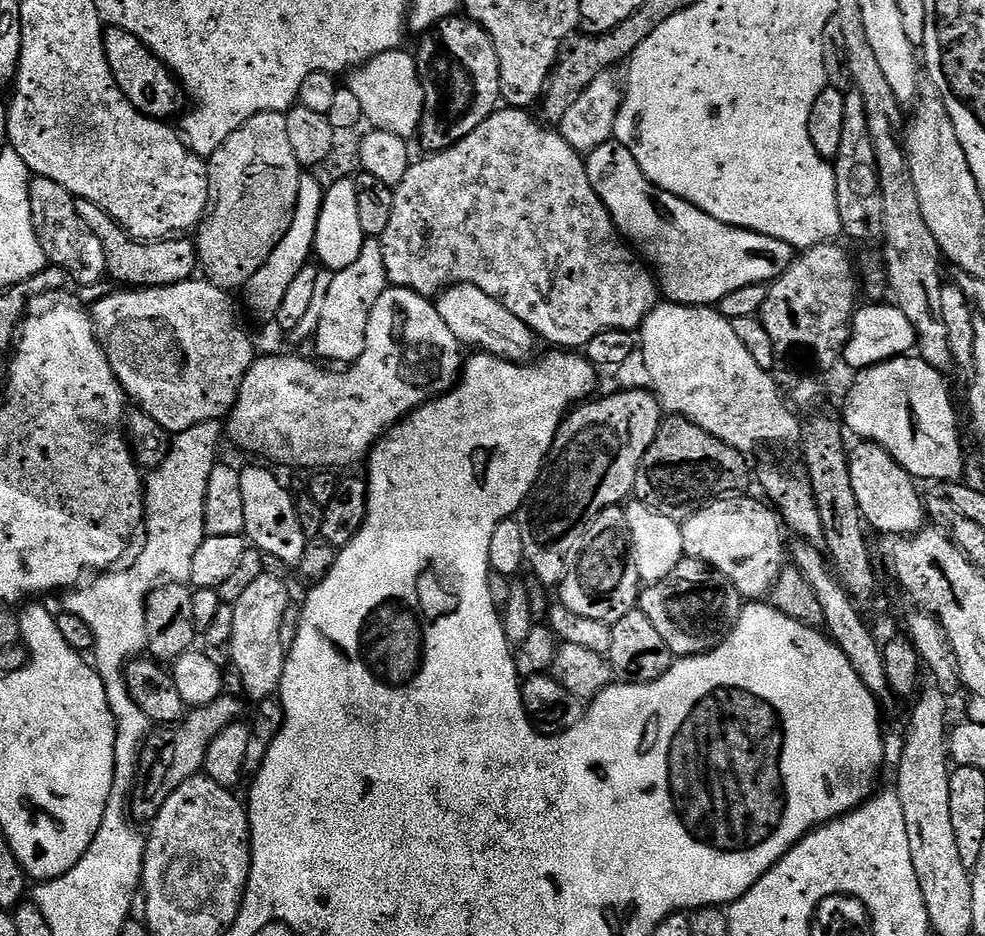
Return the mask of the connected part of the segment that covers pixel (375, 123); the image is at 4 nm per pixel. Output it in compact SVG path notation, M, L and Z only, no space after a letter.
M397 50L395 52L383 52L374 58L370 58L359 68L353 68L347 73L346 86L354 92L359 99L364 111L363 119L370 122L372 128L382 128L387 132L393 132L405 138L412 138L420 131L420 119L424 113L424 90L420 75L416 69L416 57L411 51Z

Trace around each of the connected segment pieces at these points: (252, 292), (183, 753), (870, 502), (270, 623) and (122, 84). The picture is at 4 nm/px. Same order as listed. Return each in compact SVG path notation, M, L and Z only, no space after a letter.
M301 173L298 186L298 204L295 206L294 219L290 229L281 242L271 251L269 258L258 268L250 281L244 284L242 295L249 310L260 318L275 319L291 283L298 278L298 273L311 261L317 236L318 218L321 216L321 206L324 201L324 184L314 178L313 173Z
M221 694L212 704L202 704L185 711L184 719L174 724L160 726L144 741L140 753L140 766L134 785L135 799L149 800L153 809L158 809L192 776L201 775L204 759L210 750L210 744L226 726L239 721L244 712L245 701L239 695Z
M861 439L856 442L856 445L853 443L848 454L848 465L850 466L850 483L854 485L854 498L858 498L858 510L863 523L871 531L873 528L876 532L885 532L888 538L899 538L912 536L925 527L926 500L923 495L920 497L920 492L916 489L917 481L905 468L901 468L900 463L881 444L870 439Z
M263 572L234 604L234 638L232 639L231 667L240 671L243 695L249 701L259 702L275 697L280 691L286 651L279 641L282 614L290 601L289 585Z
M105 27L104 49L114 74L114 82L118 82L122 94L126 94L128 101L139 112L157 118L172 118L168 116L179 117L185 111L186 93L176 79L175 72L165 66L137 36L121 28Z

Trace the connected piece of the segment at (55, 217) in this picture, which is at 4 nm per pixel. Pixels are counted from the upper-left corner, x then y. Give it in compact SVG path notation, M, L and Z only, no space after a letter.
M32 176L30 179L30 198L32 199L32 221L34 230L38 234L38 242L42 250L48 256L48 264L64 268L73 281L77 280L77 285L87 286L99 284L105 279L108 267L106 266L106 250L102 250L102 242L94 238L90 226L78 218L78 206L76 197L66 190L66 186L58 186L58 182L50 182L50 178Z

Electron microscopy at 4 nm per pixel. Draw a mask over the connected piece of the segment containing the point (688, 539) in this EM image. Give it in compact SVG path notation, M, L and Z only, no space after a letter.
M729 494L689 511L680 524L682 546L687 559L701 560L722 573L745 601L760 602L786 567L785 533L779 515L763 499L740 495Z

